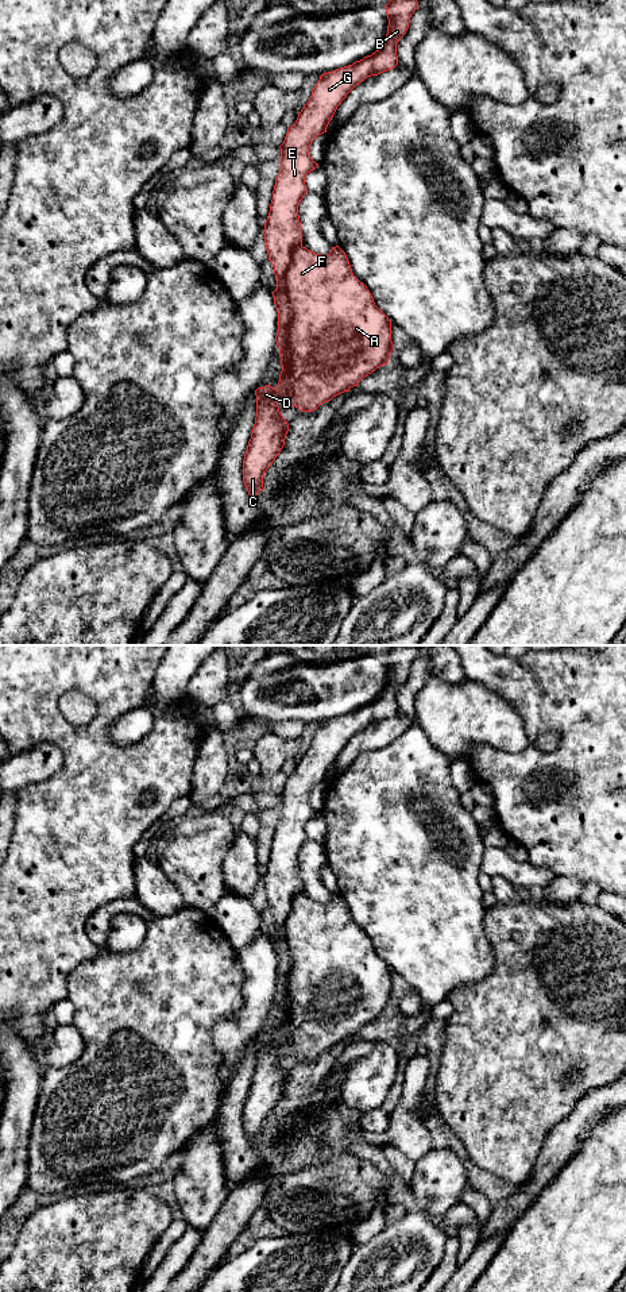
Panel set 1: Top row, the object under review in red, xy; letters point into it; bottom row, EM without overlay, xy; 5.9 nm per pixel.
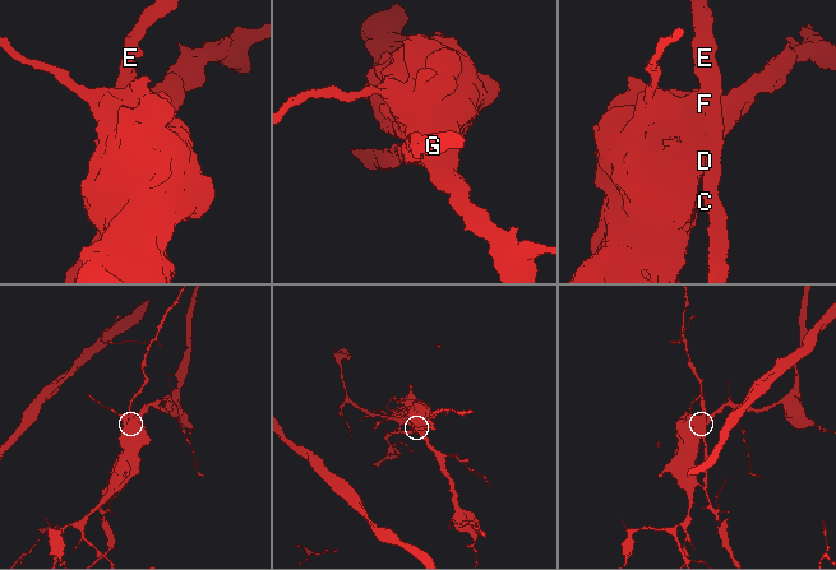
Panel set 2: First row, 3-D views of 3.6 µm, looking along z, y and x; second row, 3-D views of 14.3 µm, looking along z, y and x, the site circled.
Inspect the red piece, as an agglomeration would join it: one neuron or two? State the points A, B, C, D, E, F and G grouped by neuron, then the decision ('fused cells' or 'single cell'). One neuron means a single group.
A B C D E F G | single cell

